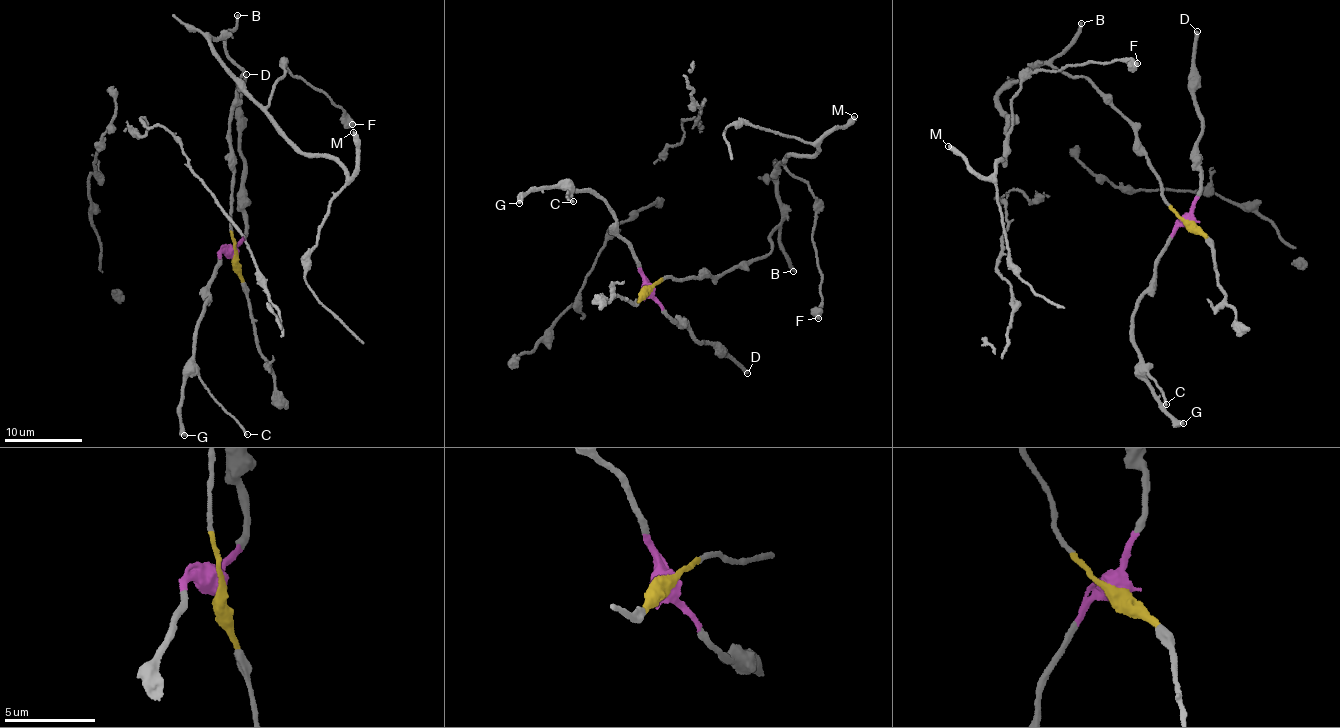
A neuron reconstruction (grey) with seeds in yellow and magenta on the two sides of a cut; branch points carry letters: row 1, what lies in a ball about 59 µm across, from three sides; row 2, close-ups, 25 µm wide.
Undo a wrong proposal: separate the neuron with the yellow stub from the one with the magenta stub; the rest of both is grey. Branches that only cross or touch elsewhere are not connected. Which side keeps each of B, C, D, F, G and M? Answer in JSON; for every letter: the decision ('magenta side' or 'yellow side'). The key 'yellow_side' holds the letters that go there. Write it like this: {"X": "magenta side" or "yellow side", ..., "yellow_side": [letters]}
{"B": "yellow side", "C": "magenta side", "D": "magenta side", "F": "yellow side", "G": "magenta side", "M": "yellow side", "yellow_side": ["B", "F", "M"]}

